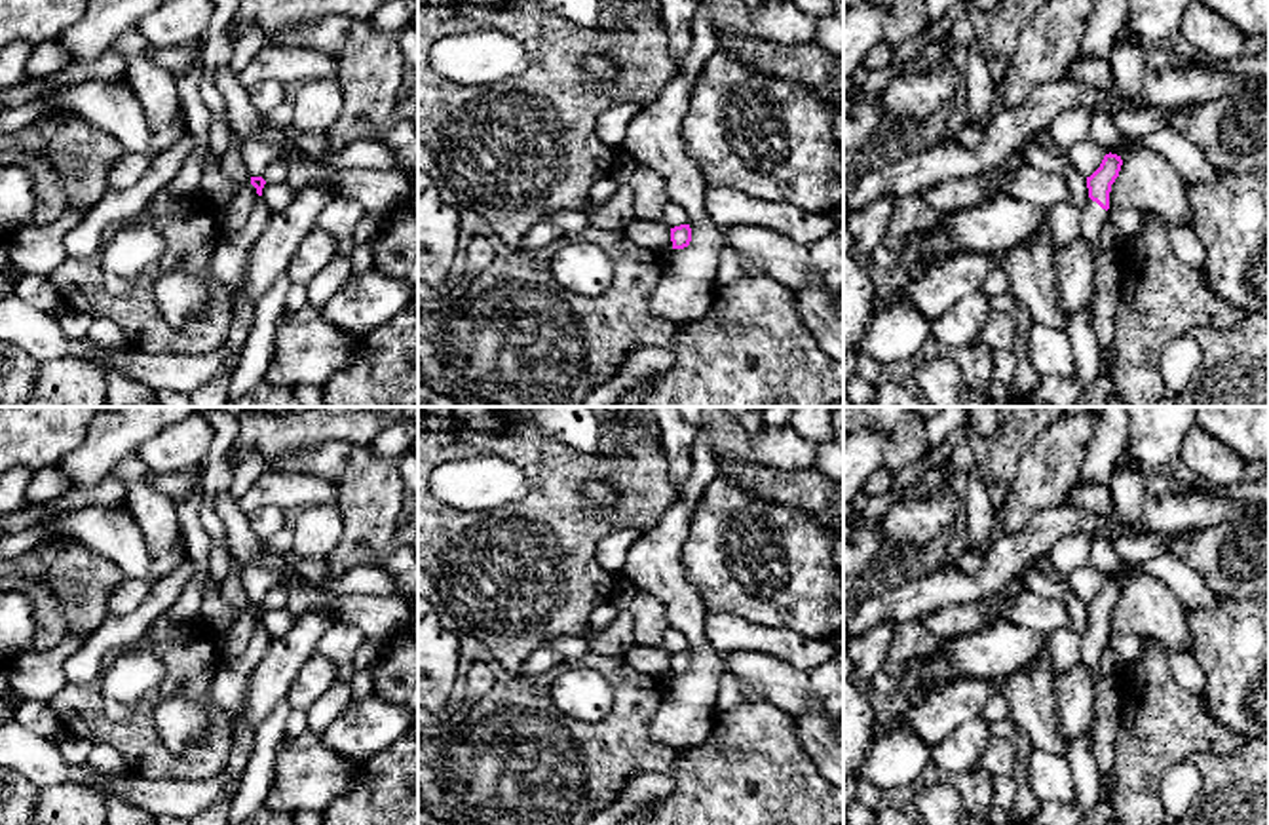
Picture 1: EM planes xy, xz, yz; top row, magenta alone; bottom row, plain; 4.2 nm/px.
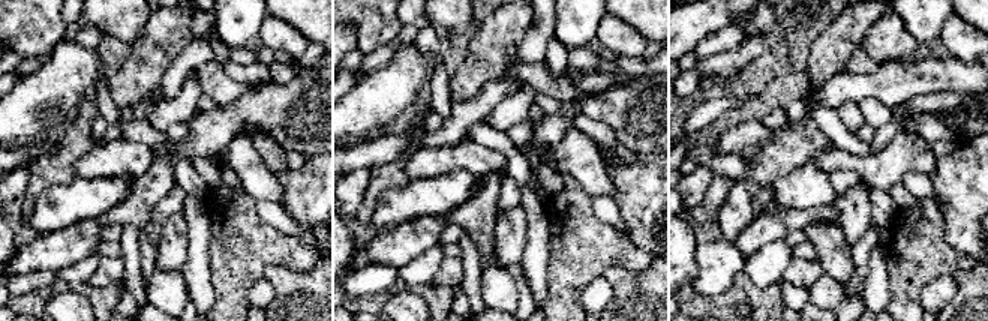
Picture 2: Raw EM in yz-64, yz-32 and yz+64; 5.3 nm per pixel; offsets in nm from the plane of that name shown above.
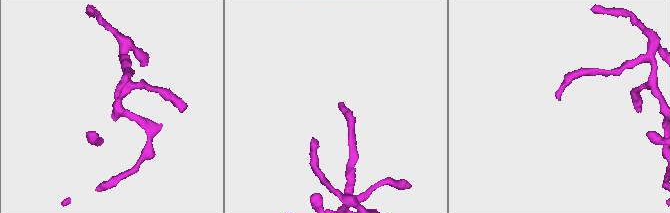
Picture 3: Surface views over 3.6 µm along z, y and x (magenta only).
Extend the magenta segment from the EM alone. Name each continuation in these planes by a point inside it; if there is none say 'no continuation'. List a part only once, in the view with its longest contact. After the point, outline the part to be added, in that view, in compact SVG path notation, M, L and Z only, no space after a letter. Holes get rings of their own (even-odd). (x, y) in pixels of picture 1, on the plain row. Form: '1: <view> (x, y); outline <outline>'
1: yz (1104, 730); outline M1089 624L1081 637L1081 662L1094 679L1094 717L1090 728L1090 751L1100 776L1115 768L1115 739L1119 734L1119 694L1117 686L1100 673L1100 656L1108 637Z

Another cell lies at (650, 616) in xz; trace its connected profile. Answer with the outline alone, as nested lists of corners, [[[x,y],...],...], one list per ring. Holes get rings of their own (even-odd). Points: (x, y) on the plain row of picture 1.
[[[636,589],[627,612],[633,618],[634,643],[640,646],[663,648],[665,631],[669,627],[667,604],[646,589]]]

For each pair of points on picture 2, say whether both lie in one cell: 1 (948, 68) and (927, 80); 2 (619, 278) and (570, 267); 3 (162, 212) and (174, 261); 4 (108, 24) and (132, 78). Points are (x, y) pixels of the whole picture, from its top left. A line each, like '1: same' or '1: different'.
1: same
2: different
3: different
4: different

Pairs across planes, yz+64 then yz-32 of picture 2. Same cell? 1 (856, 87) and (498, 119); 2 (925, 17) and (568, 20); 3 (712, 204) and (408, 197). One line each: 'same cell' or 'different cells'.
1: different cells
2: same cell
3: different cells

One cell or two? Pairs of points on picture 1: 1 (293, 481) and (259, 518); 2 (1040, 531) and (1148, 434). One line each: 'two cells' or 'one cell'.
1: two cells
2: two cells

